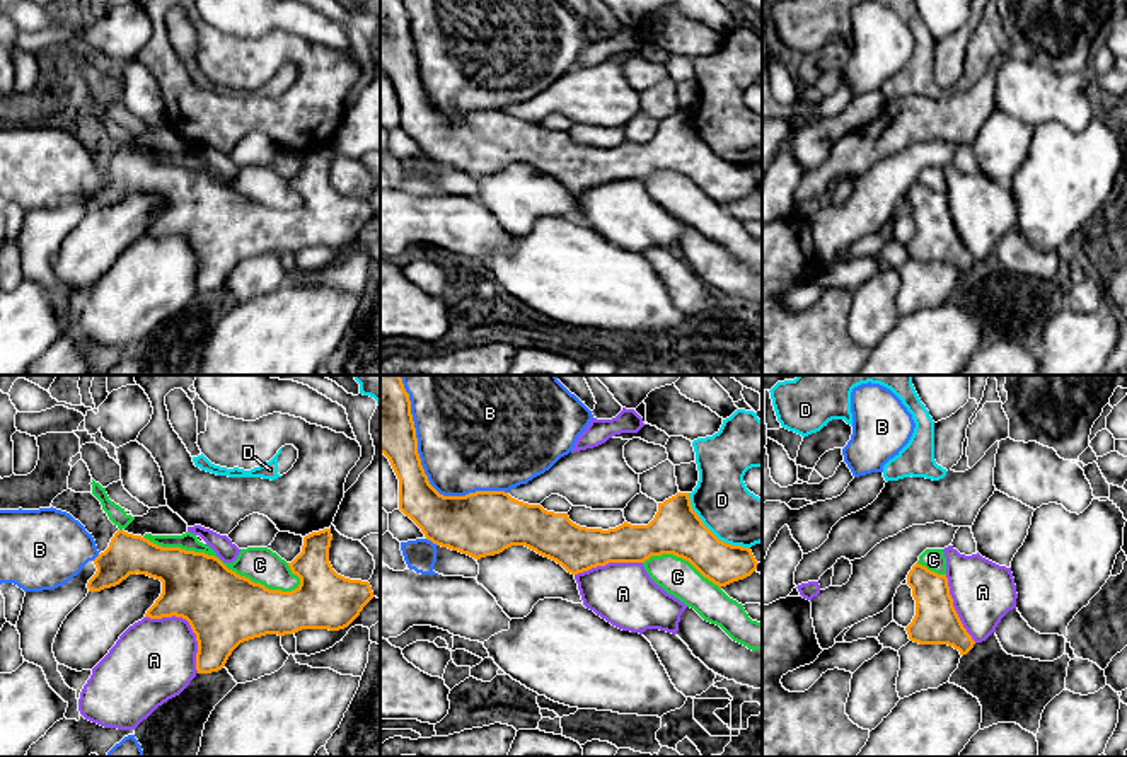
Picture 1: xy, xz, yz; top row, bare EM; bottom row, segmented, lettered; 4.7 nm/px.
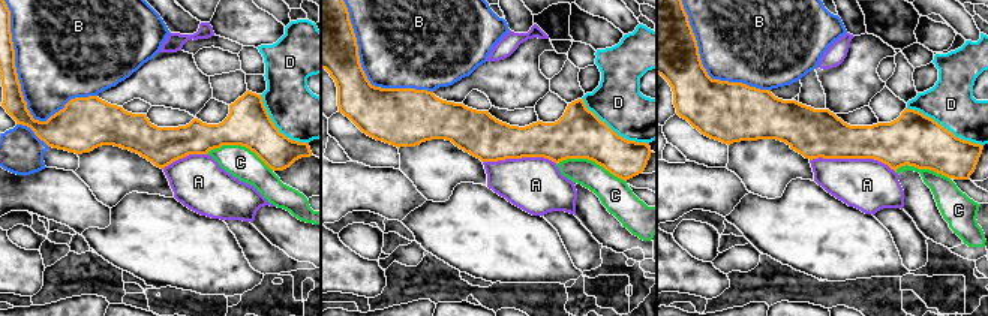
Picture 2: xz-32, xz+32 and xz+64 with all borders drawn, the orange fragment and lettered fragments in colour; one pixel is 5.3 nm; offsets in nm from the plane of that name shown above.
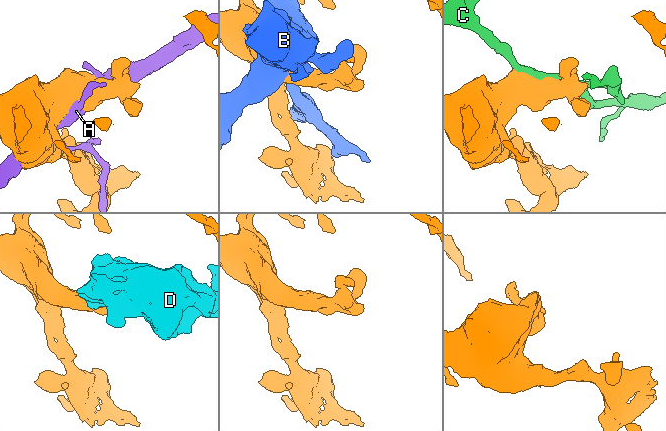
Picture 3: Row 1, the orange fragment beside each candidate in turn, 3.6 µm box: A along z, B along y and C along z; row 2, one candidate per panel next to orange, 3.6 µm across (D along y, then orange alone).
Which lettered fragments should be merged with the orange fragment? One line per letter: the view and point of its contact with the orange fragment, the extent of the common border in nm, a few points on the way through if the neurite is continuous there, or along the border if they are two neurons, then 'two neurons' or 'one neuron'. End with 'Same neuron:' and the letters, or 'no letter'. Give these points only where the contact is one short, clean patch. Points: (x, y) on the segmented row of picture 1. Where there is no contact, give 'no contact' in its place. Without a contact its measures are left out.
A: meets orange in xy at (190, 624); contact 380 nm long; two neurons
B: meets orange in xz at (421, 468); contact 750 nm long; two neurons
C: meets orange in xy at (220, 561); contact 800 nm long; two neurons
D: meets orange in xz at (710, 531); contact 400 nm long; two neurons
Same neuron: no letter

